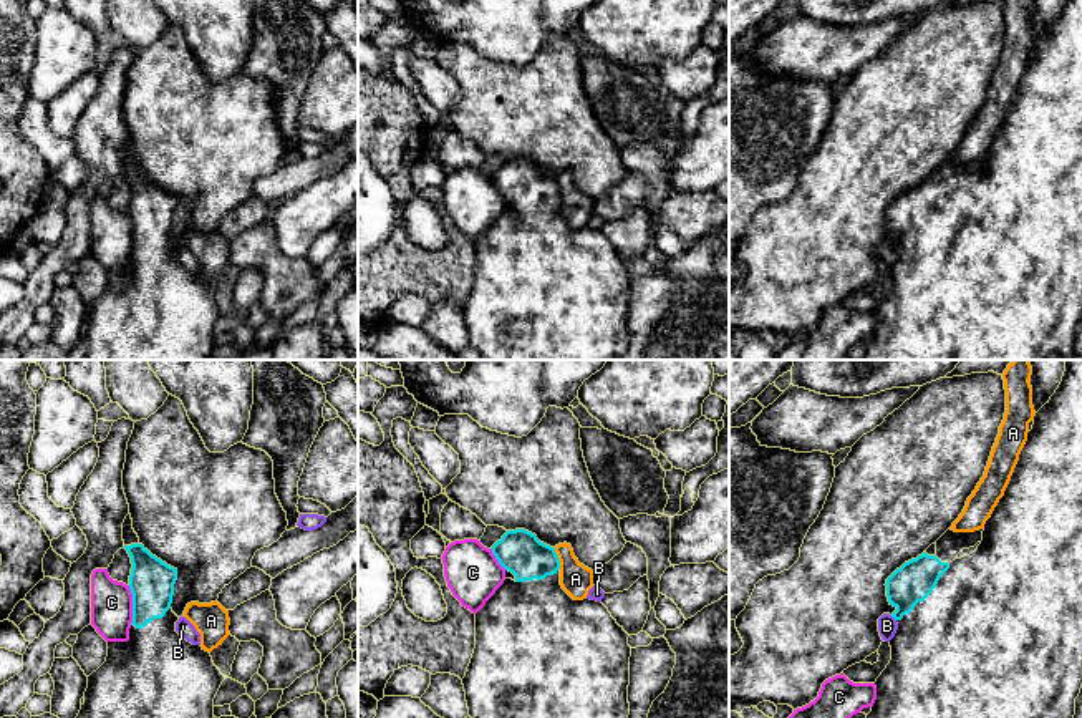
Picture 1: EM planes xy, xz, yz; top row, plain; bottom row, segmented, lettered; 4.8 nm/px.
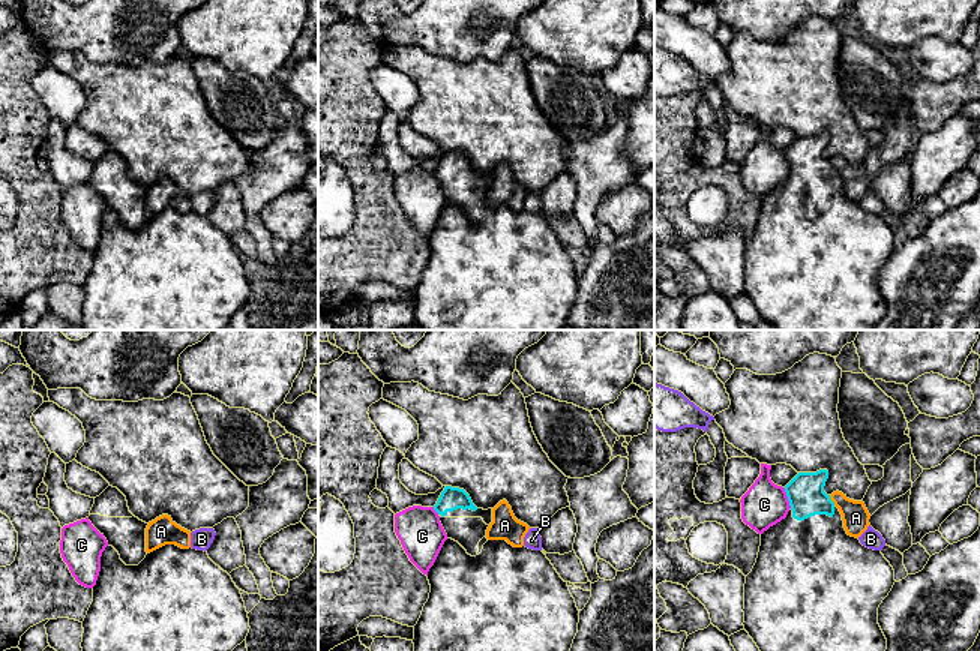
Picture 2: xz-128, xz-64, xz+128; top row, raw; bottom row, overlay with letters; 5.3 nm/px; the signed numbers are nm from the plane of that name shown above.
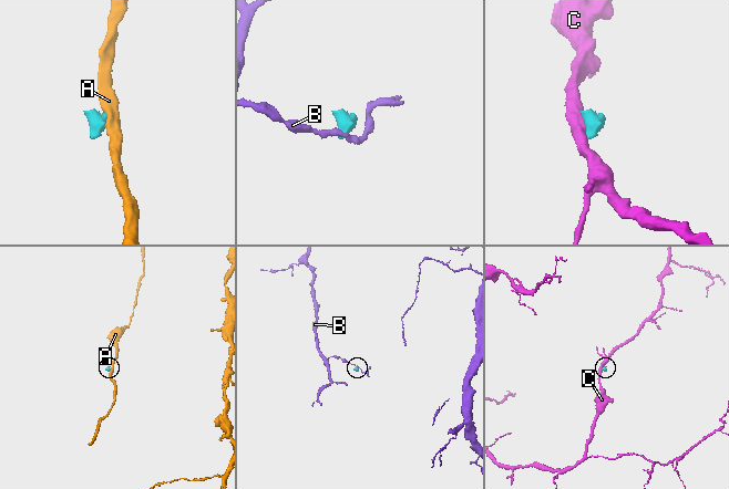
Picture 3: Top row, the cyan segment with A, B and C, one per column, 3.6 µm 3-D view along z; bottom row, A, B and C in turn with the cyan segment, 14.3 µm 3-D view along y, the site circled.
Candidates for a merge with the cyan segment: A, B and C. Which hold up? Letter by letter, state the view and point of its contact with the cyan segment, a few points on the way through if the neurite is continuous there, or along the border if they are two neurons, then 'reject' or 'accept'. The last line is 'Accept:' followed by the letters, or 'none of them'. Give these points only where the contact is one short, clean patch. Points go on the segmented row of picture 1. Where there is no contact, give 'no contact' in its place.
A: contact xz (557, 557); border xz (554, 548), (560, 567); reject
B: contact yz (893, 617); border yz (890, 616), (895, 620); reject
C: contact xy (133, 604); border xy (128, 586), (131, 594), (131, 622); reject
Accept: none of them

